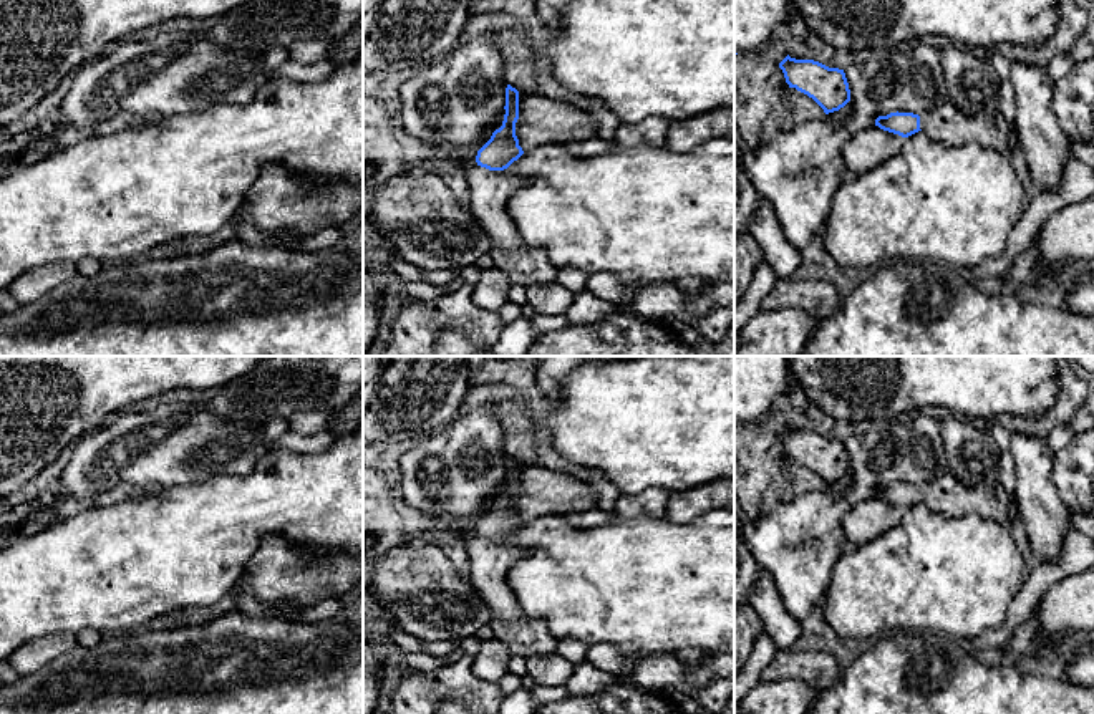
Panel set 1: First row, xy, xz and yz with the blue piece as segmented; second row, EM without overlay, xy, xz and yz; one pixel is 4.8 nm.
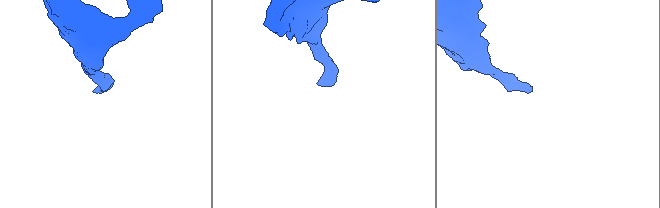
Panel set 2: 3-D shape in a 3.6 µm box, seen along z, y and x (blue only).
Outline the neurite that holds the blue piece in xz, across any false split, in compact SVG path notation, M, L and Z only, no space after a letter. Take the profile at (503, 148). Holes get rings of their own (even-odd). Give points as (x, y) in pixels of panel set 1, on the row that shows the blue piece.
M511 84L506 88L504 109L502 126L477 151L477 166L466 172L471 189L469 209L489 237L487 253L494 258L494 267L507 273L511 287L555 283L557 268L542 248L524 242L507 210L511 197L527 184L524 177L504 172L524 154L516 136L519 91Z

